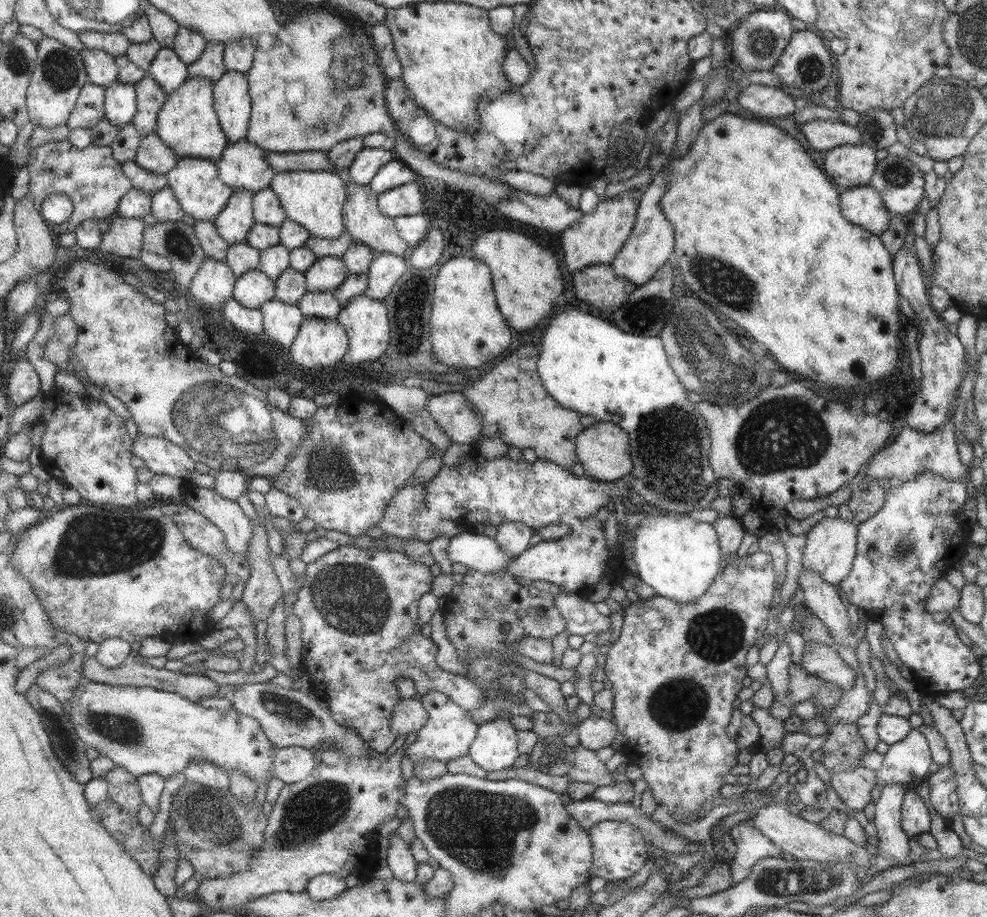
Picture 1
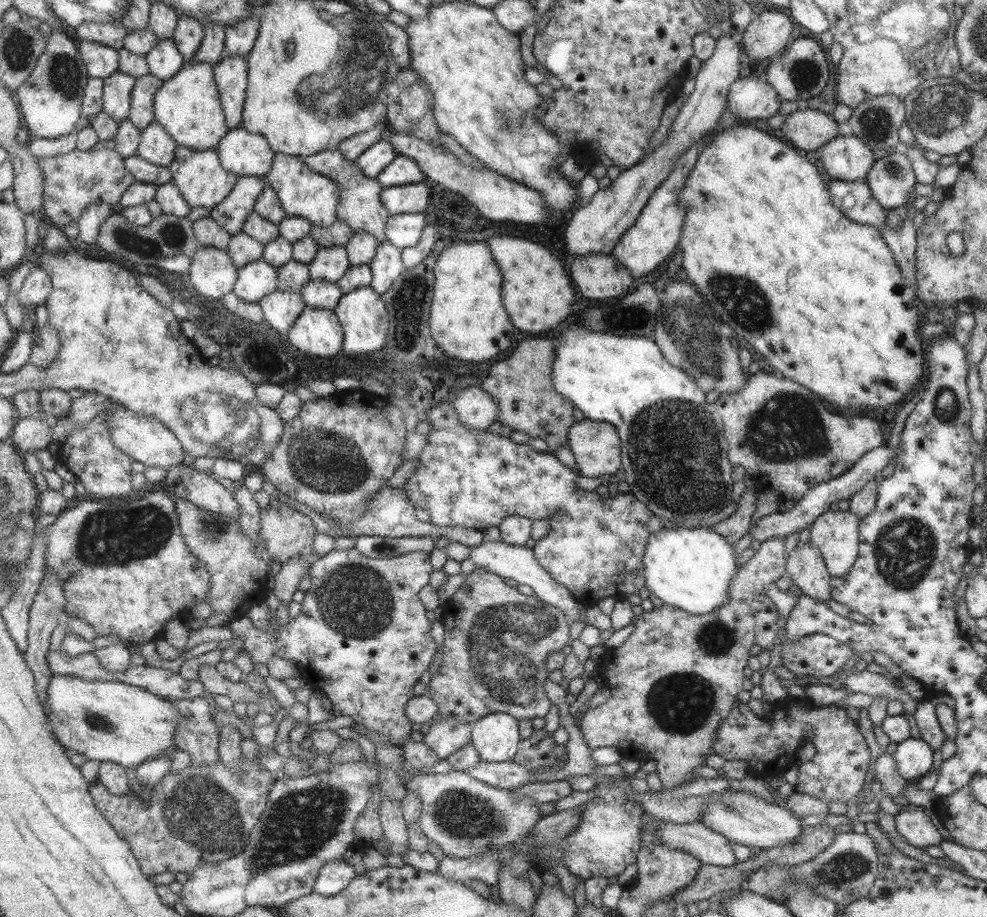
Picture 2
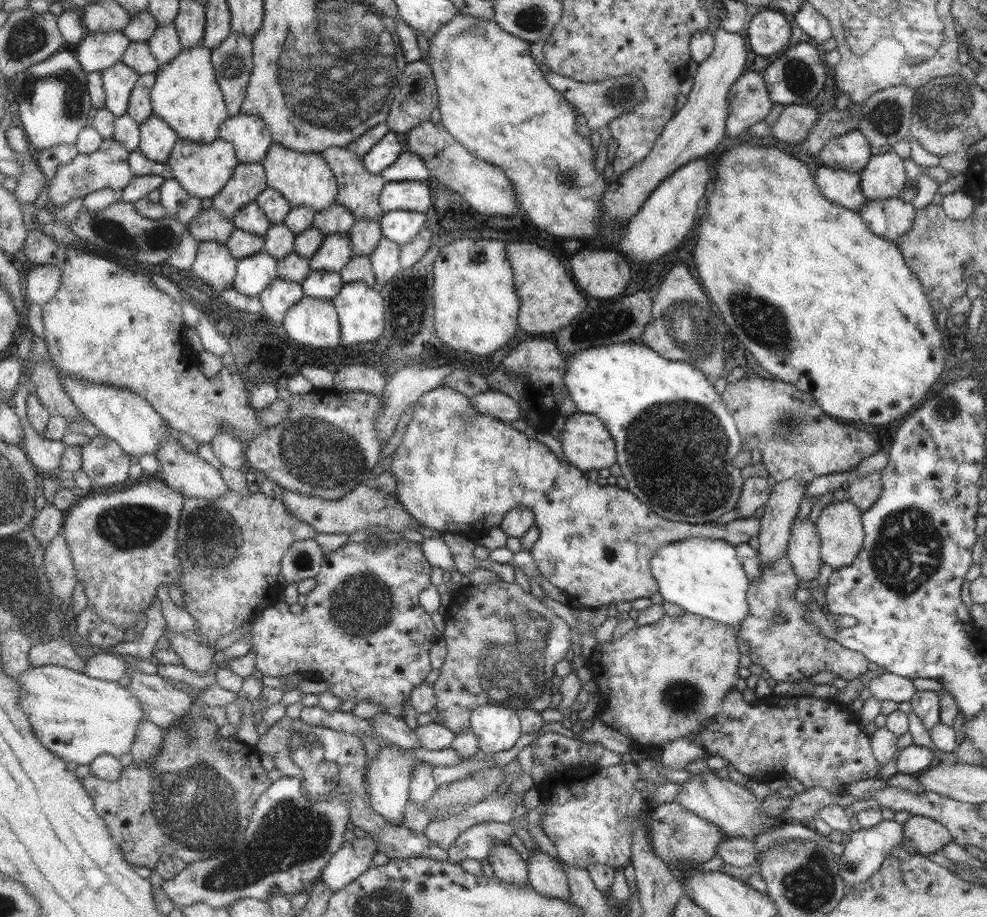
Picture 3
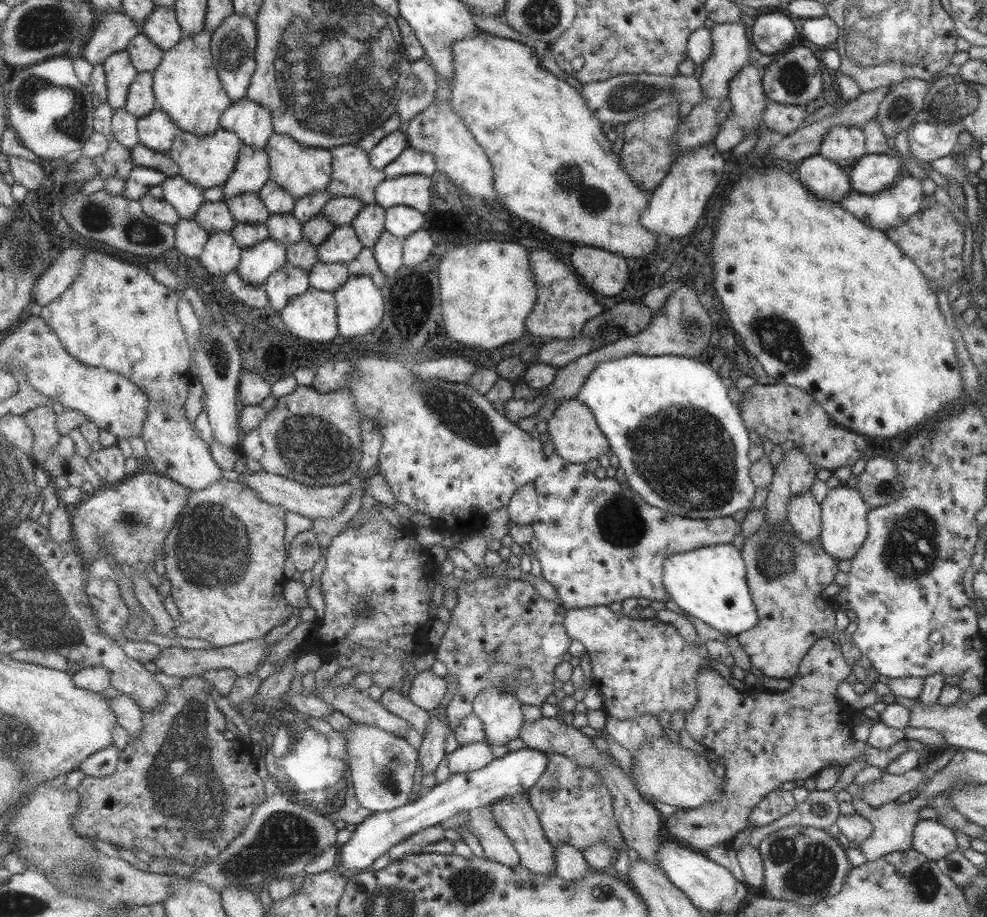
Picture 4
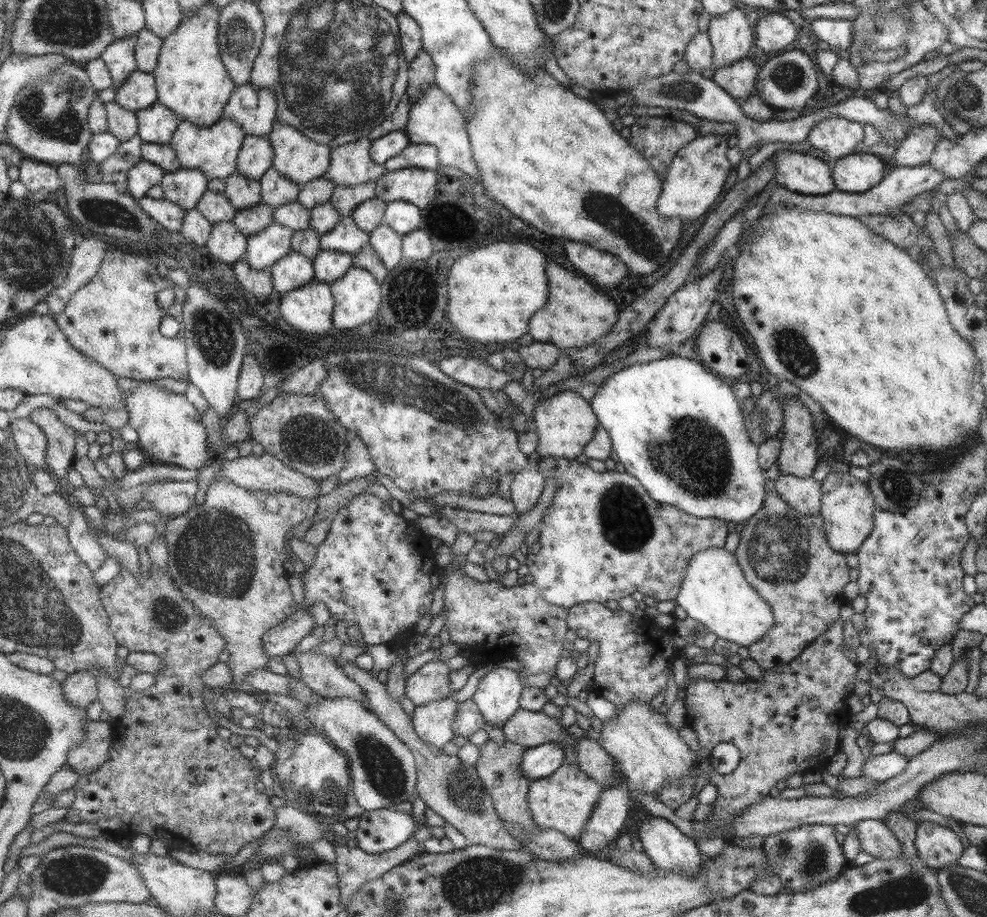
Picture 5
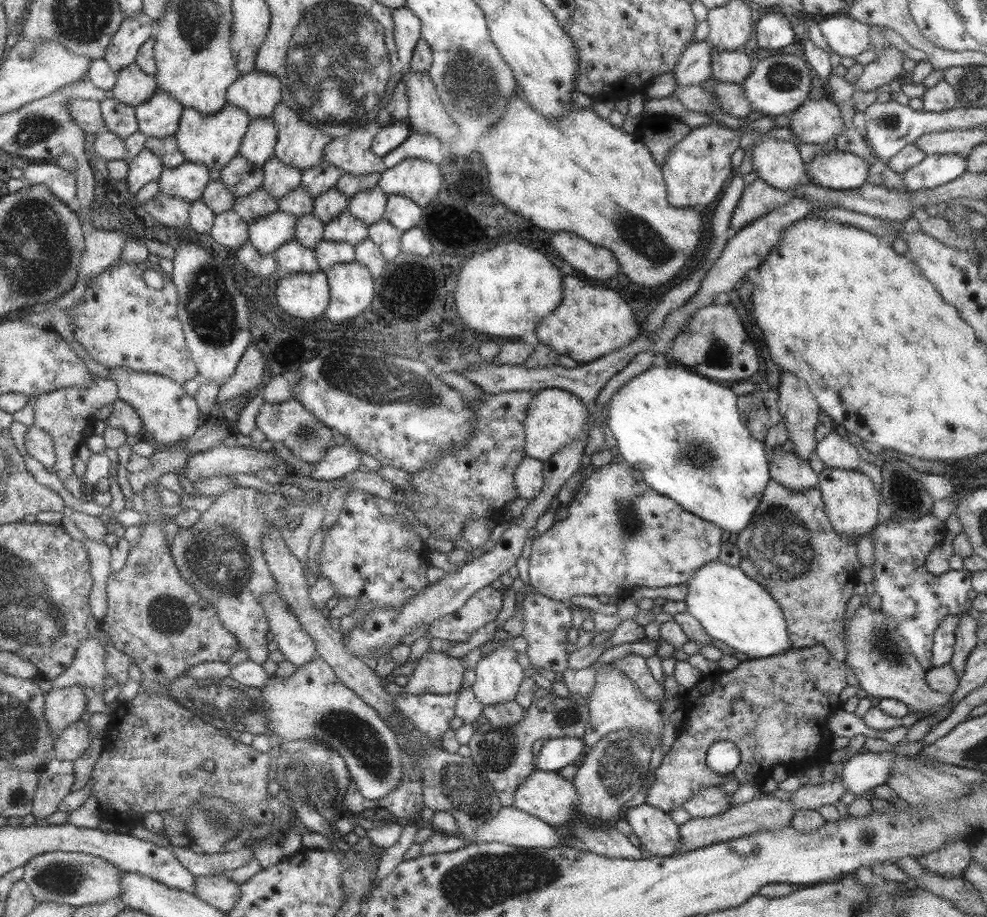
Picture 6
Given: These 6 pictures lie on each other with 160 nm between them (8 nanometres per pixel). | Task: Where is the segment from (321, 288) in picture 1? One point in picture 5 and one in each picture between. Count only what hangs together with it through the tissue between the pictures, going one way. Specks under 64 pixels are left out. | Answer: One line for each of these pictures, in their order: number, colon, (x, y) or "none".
2: (331, 263)
3: (337, 251)
4: (344, 245)
5: (347, 237)

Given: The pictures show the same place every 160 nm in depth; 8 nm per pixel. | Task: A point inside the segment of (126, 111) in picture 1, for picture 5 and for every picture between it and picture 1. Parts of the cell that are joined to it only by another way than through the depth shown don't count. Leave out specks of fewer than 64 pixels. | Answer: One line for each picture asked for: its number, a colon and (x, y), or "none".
2: (118, 86)
3: (119, 81)
4: (121, 71)
5: (120, 56)

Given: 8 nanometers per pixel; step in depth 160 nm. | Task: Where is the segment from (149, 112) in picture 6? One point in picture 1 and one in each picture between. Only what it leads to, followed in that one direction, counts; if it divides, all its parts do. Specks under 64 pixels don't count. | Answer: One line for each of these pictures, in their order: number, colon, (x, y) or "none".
1: (154, 155)
2: (157, 146)
3: (158, 138)
4: (158, 131)
5: (158, 124)

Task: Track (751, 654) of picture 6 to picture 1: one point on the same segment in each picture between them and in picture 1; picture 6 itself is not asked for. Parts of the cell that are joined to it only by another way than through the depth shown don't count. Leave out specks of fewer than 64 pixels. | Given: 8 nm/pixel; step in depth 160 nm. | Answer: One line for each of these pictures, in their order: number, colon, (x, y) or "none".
1: (678, 557)
2: (691, 569)
3: (701, 575)
4: (708, 583)
5: (713, 592)

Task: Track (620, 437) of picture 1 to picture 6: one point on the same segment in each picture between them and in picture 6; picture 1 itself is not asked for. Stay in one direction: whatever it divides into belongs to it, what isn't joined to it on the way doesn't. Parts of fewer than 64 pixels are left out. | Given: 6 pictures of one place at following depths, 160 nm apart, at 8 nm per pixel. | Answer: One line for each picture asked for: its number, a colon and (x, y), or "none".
2: (596, 447)
3: (586, 444)
4: (575, 437)
5: (565, 422)
6: (555, 417)

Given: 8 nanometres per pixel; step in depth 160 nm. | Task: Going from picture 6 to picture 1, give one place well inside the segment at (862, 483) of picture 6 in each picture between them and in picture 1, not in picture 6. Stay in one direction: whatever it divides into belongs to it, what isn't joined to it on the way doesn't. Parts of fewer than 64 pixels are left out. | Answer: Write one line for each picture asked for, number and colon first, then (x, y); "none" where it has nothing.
1: (831, 543)
2: (835, 533)
3: (839, 524)
4: (843, 524)
5: (847, 506)

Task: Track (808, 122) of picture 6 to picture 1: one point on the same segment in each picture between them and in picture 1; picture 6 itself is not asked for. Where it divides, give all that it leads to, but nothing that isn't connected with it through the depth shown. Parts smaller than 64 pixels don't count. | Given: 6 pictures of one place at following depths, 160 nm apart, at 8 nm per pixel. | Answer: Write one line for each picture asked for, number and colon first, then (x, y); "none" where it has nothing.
1: (853, 165)
2: (847, 158)
3: (851, 151)
4: (843, 145)
5: (835, 136)

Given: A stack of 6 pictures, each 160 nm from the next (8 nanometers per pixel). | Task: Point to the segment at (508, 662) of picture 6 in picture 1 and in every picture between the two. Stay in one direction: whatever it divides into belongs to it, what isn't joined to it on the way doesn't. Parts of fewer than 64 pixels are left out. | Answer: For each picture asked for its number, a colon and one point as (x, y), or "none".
1: (493, 748)
2: (495, 736)
3: (497, 728)
4: (499, 714)
5: (497, 694)

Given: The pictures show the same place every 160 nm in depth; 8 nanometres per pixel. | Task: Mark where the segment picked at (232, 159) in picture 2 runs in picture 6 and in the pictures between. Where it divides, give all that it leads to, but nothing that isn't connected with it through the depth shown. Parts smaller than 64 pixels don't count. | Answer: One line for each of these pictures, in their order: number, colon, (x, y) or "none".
3: (249, 133)
4: (254, 124)
5: (256, 109)
6: (259, 92)

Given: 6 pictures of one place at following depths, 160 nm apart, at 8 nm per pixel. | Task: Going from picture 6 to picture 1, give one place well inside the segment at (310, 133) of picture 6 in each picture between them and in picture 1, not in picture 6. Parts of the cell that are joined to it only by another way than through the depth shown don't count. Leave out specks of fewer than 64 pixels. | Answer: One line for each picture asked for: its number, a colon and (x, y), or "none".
1: (314, 199)
2: (305, 193)
3: (306, 179)
4: (301, 170)
5: (300, 159)

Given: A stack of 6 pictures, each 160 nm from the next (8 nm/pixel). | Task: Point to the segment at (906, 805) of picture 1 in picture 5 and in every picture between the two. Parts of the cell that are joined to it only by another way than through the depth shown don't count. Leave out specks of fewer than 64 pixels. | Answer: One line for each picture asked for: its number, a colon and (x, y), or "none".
2: (917, 829)
3: (925, 835)
4: (935, 841)
5: (937, 846)

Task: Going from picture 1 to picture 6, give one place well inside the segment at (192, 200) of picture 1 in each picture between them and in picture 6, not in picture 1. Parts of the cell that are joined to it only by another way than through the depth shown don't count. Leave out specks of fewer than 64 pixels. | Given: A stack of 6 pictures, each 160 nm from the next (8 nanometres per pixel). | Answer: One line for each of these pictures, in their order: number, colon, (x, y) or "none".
2: (204, 182)
3: (204, 170)
4: (207, 161)
5: (214, 150)
6: (214, 140)

